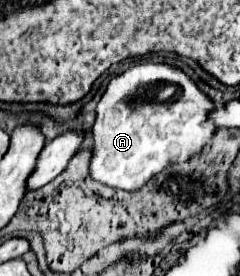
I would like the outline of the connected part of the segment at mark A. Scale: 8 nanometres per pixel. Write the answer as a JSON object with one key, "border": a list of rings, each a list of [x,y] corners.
{"border":[[[143,62],[111,78],[97,104],[89,176],[105,186],[135,192],[173,164],[185,164],[217,134],[209,114],[217,104],[181,68]]]}

